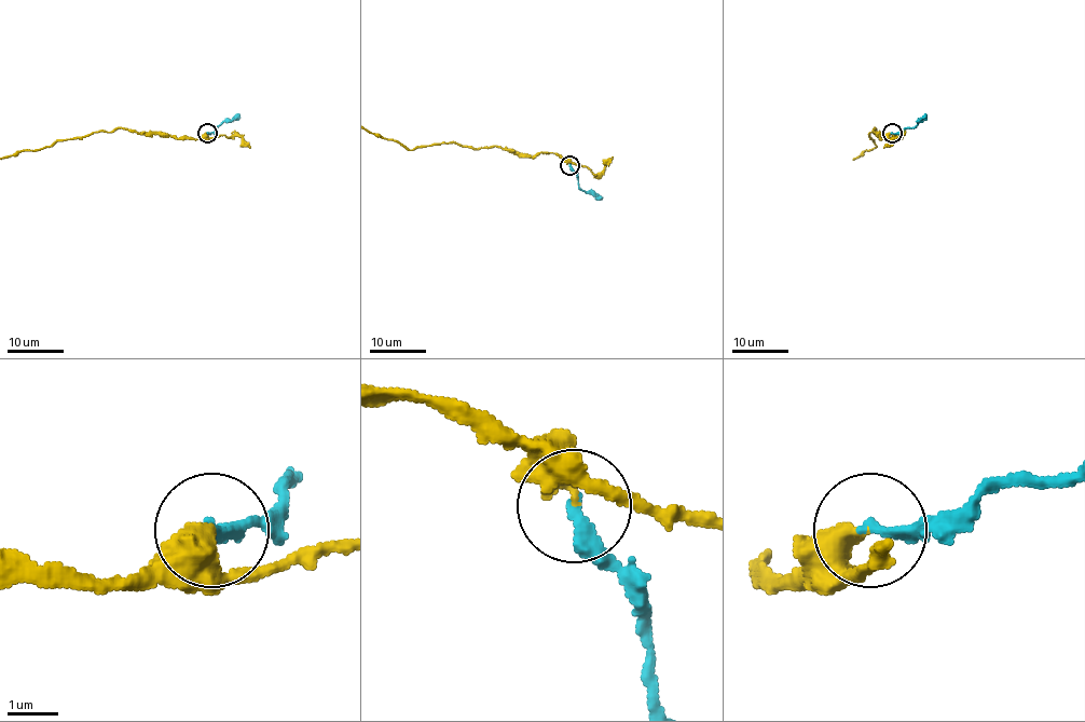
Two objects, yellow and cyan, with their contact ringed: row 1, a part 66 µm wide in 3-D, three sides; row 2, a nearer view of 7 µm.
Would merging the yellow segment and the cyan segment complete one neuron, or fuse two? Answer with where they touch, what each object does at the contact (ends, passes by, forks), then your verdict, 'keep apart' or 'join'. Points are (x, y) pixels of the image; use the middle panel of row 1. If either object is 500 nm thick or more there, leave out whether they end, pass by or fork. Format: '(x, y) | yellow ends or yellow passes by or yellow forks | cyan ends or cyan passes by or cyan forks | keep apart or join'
(570, 165) | yellow ends | cyan ends | join

